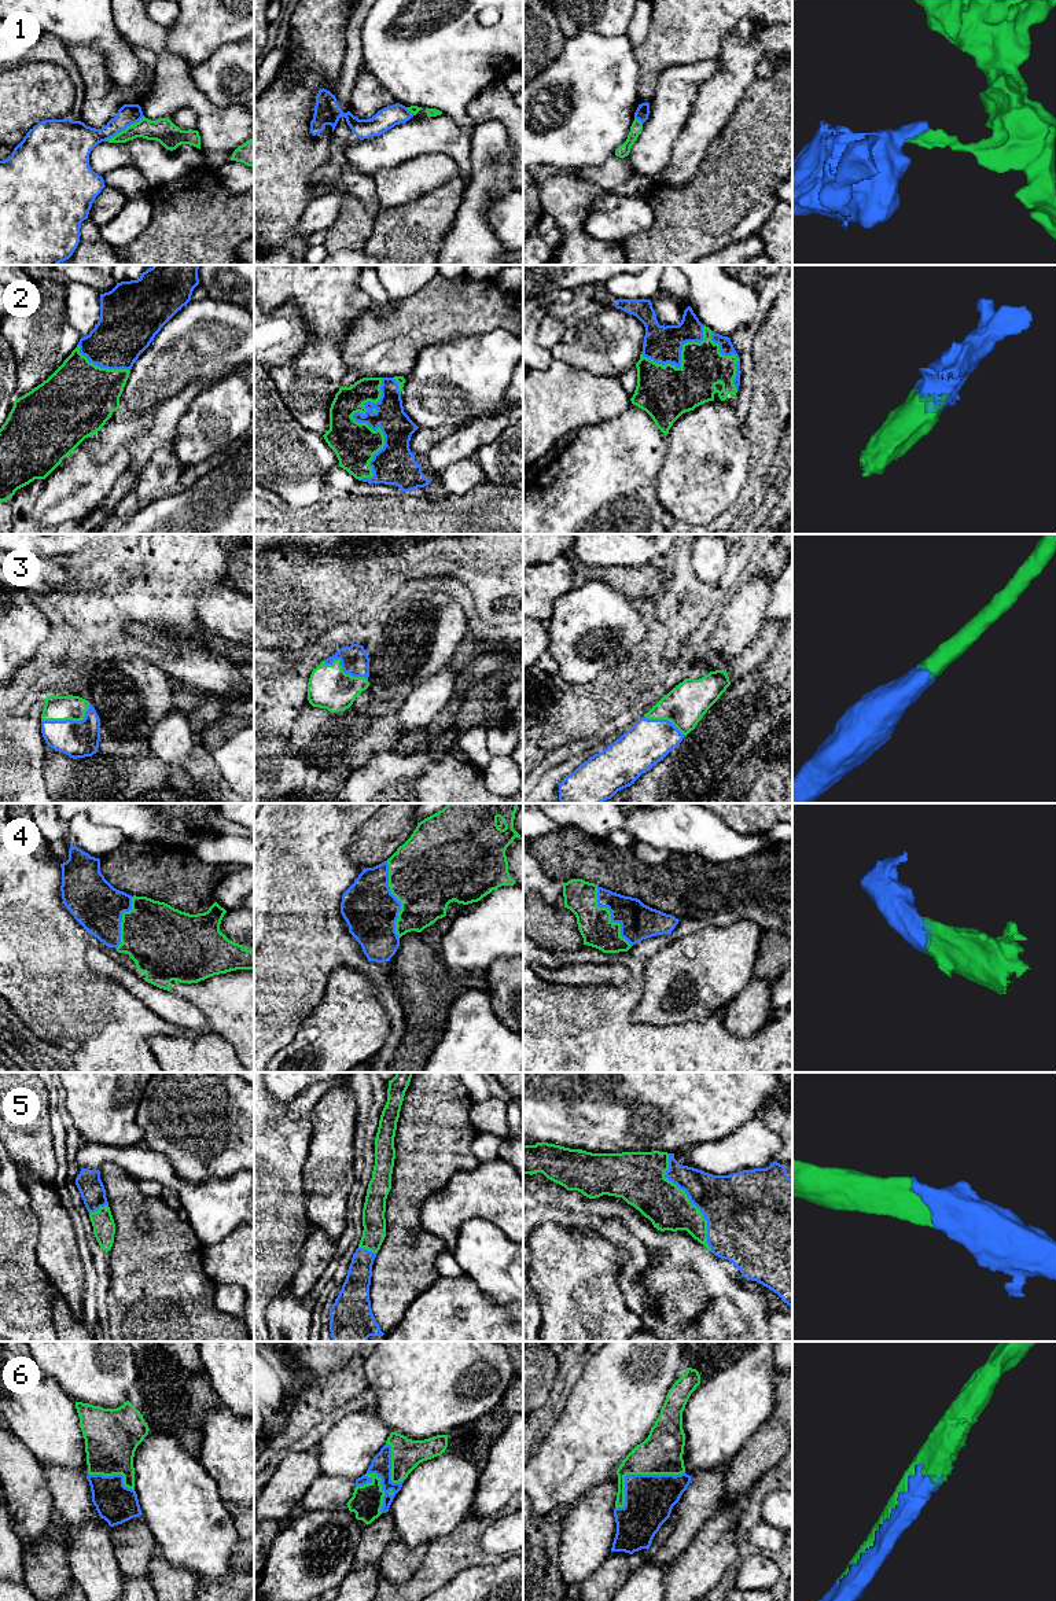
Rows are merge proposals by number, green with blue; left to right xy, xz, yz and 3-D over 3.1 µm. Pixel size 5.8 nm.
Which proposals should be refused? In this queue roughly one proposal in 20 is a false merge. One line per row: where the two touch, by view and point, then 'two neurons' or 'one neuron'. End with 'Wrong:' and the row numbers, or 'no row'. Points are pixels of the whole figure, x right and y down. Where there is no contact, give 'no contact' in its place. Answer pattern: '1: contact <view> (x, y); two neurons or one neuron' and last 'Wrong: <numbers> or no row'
1: contact xy (125, 129); two neurons
2: contact xz (365, 423); one neuron
3: contact xy (69, 718); one neuron
4: contact xz (397, 898); one neuron
5: contact yz (688, 1200); one neuron
6: contact yz (636, 1473); one neuron
Wrong: 1

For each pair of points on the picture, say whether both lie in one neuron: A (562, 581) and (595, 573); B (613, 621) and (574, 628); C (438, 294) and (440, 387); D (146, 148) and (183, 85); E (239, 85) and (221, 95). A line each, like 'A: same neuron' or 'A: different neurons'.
A: different neurons
B: same neuron
C: different neurons
D: different neurons
E: same neuron

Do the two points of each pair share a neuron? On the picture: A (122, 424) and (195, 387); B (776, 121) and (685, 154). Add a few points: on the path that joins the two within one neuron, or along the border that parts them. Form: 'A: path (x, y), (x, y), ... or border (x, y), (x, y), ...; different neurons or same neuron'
A: path (140, 424), (158, 424), (177, 405); same neuron
B: border (729, 117), (729, 121), (713, 142), (696, 173); different neurons

